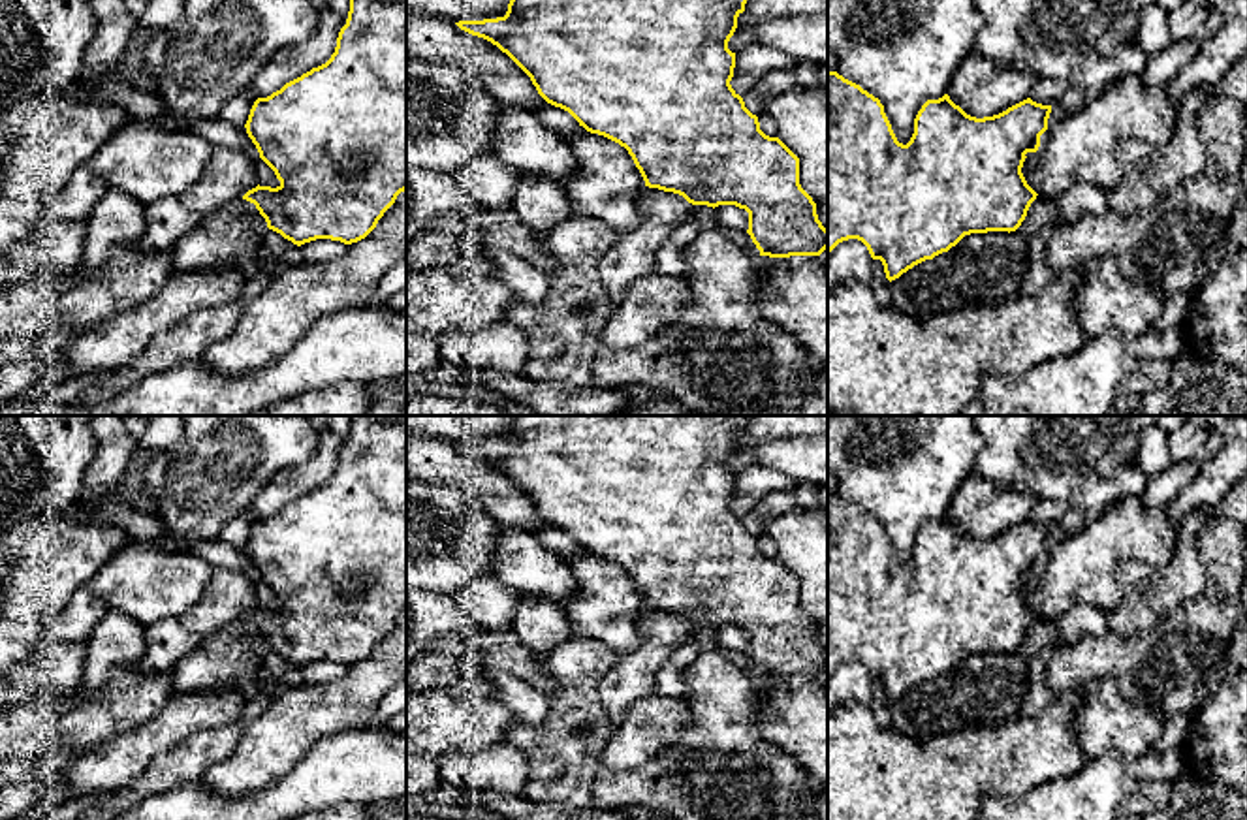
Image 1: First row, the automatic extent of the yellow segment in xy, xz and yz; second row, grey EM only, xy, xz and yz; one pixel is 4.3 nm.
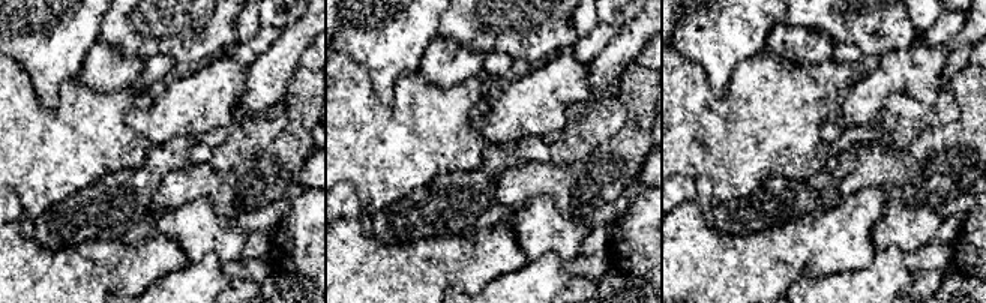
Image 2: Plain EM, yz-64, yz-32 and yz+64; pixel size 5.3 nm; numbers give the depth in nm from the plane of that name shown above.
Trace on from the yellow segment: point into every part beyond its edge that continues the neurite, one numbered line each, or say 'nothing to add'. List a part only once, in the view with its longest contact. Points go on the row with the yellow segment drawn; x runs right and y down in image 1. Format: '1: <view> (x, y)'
nothing to add

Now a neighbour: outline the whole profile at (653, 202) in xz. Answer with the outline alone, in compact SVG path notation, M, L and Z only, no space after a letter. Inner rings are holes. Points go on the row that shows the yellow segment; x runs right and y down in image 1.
M649 186L641 190L638 209L639 224L615 235L613 246L604 254L598 267L611 310L624 301L628 288L638 278L658 273L658 250L692 216L692 203L683 196Z

